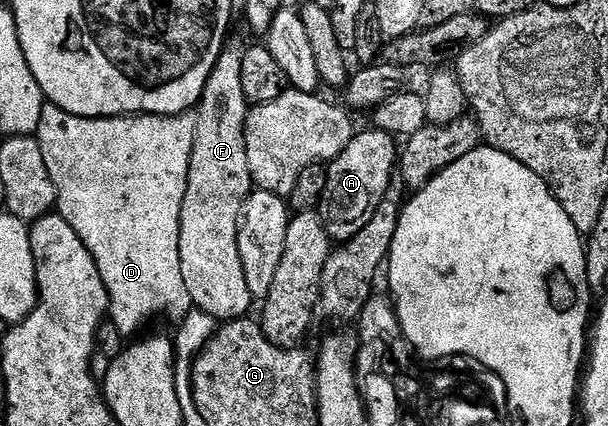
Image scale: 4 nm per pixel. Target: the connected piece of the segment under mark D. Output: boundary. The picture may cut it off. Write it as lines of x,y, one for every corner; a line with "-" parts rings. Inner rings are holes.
50,103
44,104
41,111
37,136
41,155
45,155
45,167
49,167
49,179
53,179
57,191
55,209
77,231
81,243
89,247
89,255
93,255
93,263
97,263
97,271
101,271
105,283
109,320
125,339
142,334
142,329
159,312
178,323
193,308
189,291
185,291
185,279
181,279
179,232
194,134
194,112
178,113
175,117
152,113
133,117
78,117

